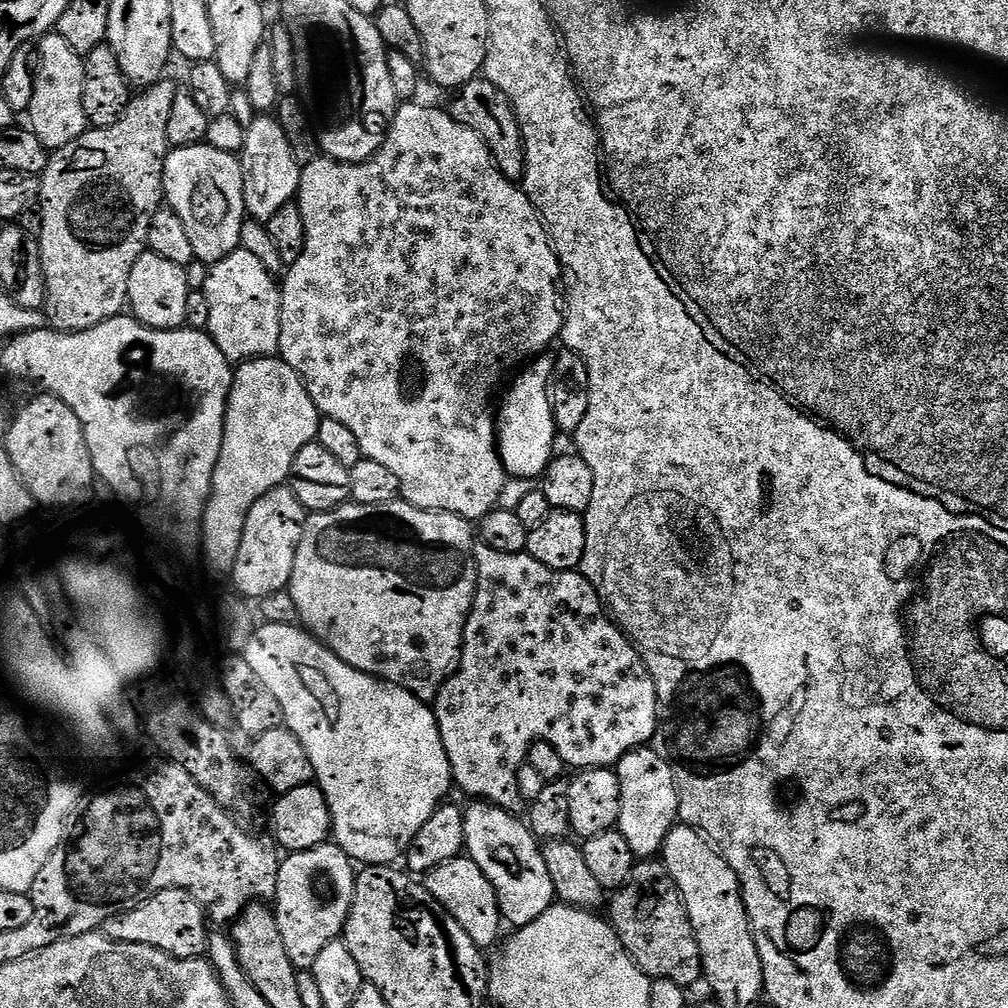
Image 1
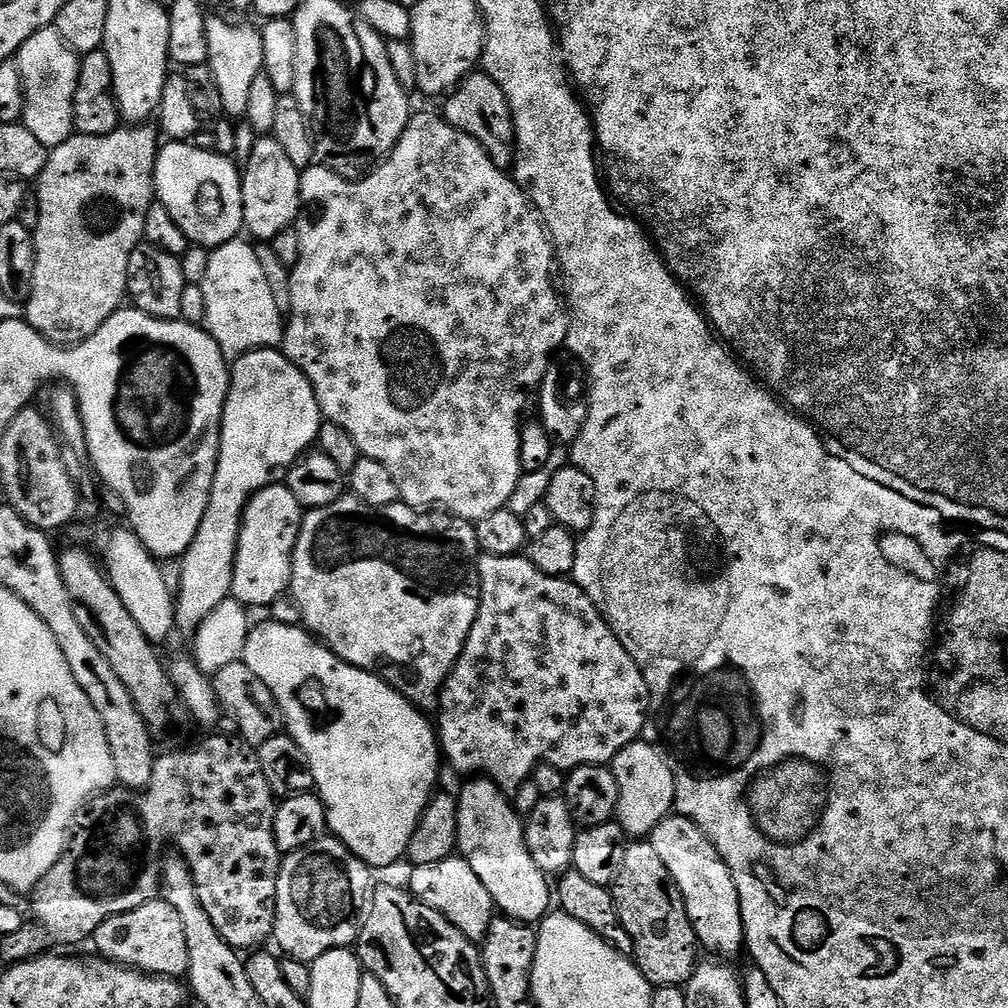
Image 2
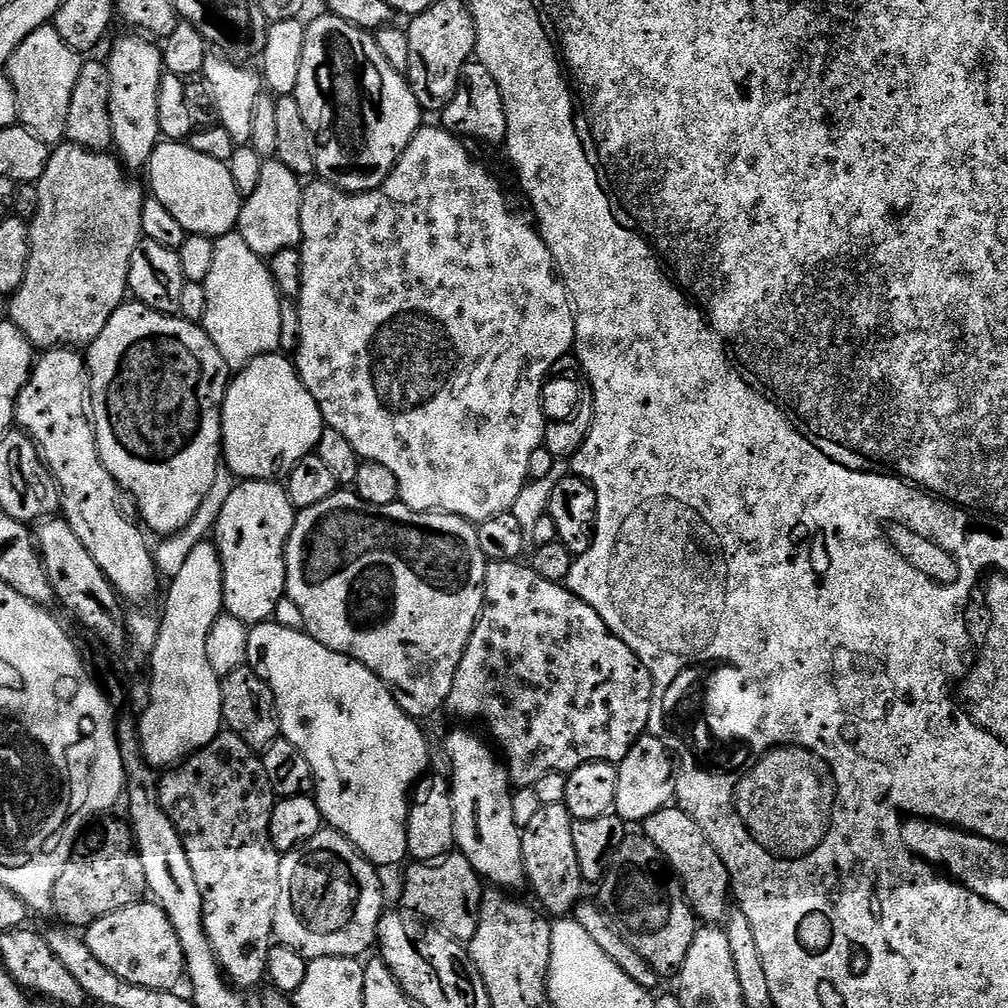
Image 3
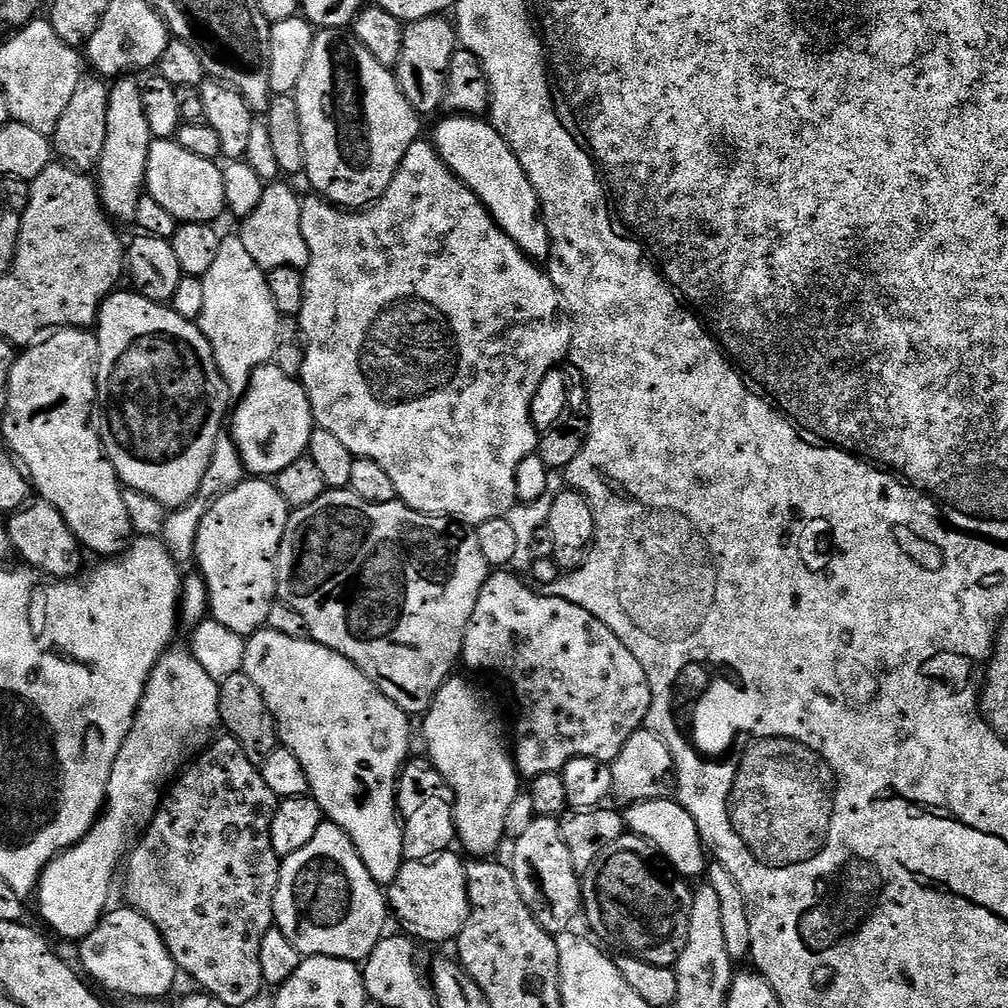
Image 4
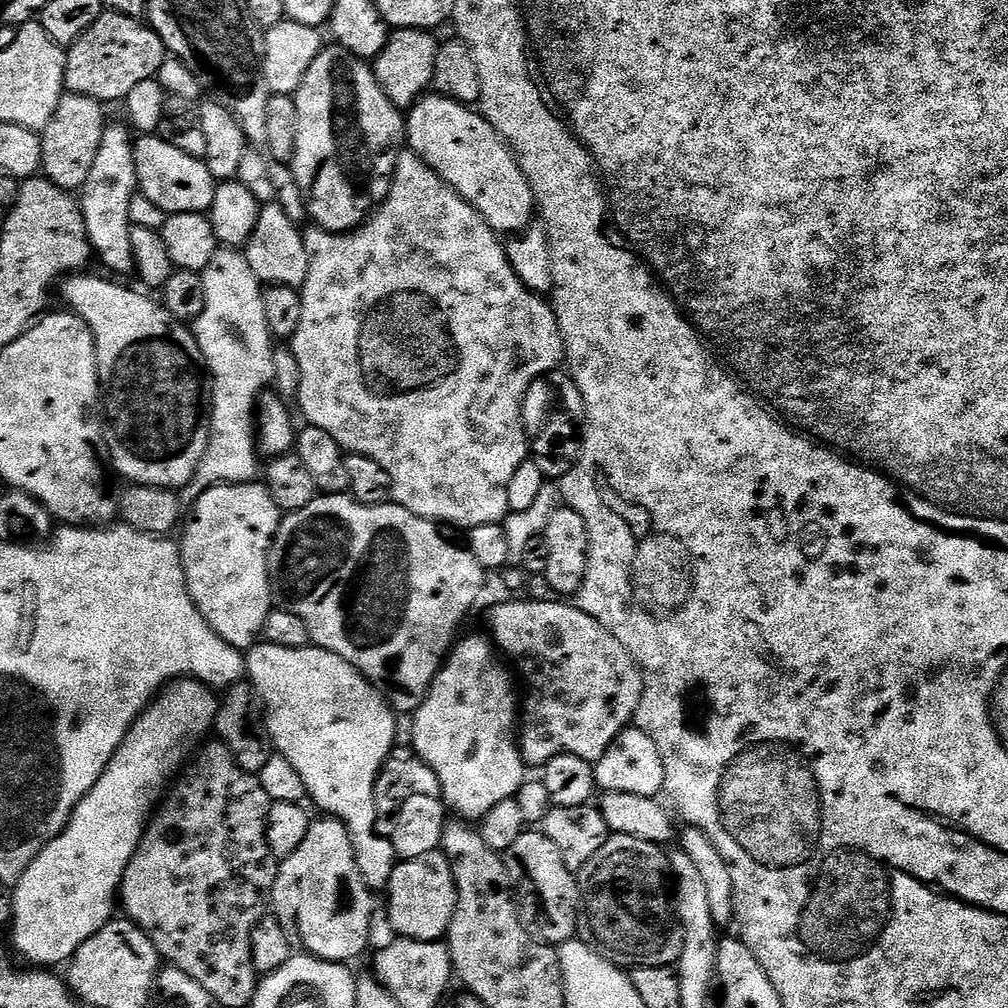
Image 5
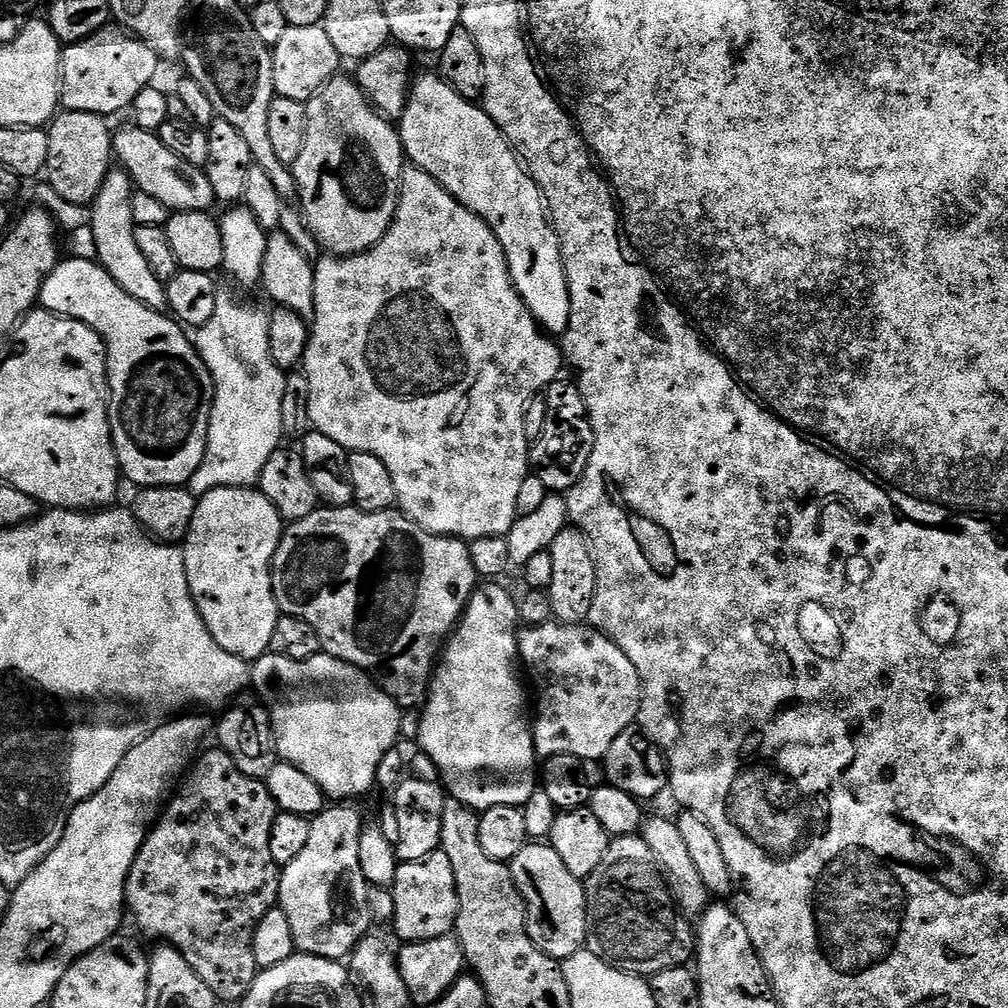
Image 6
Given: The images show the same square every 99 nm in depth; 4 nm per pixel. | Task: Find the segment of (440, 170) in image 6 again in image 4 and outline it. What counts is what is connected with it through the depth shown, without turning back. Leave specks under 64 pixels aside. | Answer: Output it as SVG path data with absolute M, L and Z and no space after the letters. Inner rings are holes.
M459 114L449 117L430 135L431 143L436 145L436 152L442 162L446 162L448 169L482 201L496 225L527 256L537 262L547 261L548 248L552 243L544 218L540 215L540 199L508 143L496 133L487 119Z

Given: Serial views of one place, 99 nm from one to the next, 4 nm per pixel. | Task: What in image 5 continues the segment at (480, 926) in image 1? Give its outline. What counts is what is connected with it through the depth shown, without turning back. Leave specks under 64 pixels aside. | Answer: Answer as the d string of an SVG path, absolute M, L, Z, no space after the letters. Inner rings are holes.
M437 850L422 858L400 860L388 883L388 920L397 937L406 940L443 941L456 913L456 883L452 864Z

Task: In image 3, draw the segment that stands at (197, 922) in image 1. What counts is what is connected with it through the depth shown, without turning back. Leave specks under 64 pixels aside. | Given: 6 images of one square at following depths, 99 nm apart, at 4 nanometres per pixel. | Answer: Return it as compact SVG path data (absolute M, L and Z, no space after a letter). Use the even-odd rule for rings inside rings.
M155 902L122 906L122 910L114 910L98 918L88 925L82 939L90 946L94 958L106 966L106 970L118 974L118 978L134 986L170 992L177 987L180 979L185 979L186 961L182 954L182 942L178 942L178 934L174 934L170 918Z

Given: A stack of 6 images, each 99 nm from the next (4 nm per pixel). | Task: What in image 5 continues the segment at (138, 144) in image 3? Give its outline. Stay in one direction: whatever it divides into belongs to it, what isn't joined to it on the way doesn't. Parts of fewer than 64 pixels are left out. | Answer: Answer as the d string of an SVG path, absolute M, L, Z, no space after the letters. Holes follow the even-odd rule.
M109 127L105 131L102 146L98 146L98 158L94 158L90 178L86 178L82 189L84 197L81 195L78 203L84 213L88 241L92 243L92 251L98 260L112 272L131 273L136 260L132 257L130 246L130 234L134 227L130 218L130 204L138 194L140 179L136 173L134 136L127 127L124 128Z

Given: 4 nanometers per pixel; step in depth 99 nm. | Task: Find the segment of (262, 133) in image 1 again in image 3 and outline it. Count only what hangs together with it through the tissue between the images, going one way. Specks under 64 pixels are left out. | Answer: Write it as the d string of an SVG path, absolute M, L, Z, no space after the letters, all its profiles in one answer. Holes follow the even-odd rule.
M265 159L262 174L258 177L258 186L254 186L254 194L247 196L240 206L238 231L242 238L246 238L246 246L250 246L254 254L265 258L278 254L278 250L297 247L302 234L300 215L303 197L301 177L286 170L280 160Z

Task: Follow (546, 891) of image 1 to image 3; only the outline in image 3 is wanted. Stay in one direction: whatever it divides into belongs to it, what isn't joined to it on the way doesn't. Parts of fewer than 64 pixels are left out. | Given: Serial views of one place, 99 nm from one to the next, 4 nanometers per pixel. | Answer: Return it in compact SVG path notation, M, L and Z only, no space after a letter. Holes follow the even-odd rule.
M472 732L450 733L444 748L452 763L450 783L455 847L468 859L470 866L474 866L479 876L492 883L489 885L500 890L516 890L512 888L523 885L526 877L520 841L522 830L514 822L514 785L508 779L507 767L498 759L497 753L491 747L488 749Z

